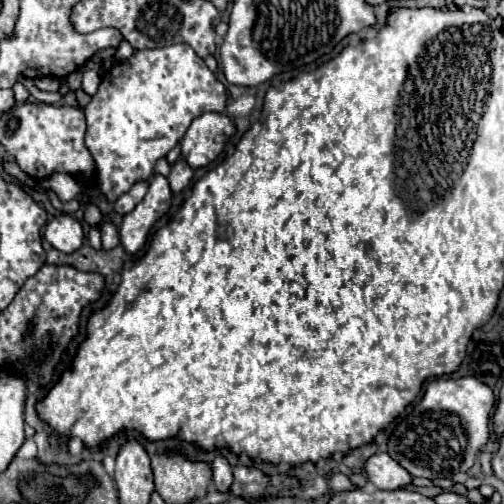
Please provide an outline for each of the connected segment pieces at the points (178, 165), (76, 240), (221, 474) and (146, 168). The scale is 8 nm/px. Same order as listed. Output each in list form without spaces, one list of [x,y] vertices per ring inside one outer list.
[[[178,159],[174,165],[172,165],[172,171],[168,175],[168,183],[170,183],[170,189],[172,193],[180,193],[192,179],[192,169],[188,167],[188,163],[184,159]]]
[[[58,215],[46,225],[44,239],[62,253],[74,253],[84,243],[84,227],[70,215]]]
[[[216,455],[216,459],[212,461],[212,475],[214,475],[216,489],[222,493],[228,493],[230,483],[232,483],[232,467],[222,455]]]
[[[186,43],[136,51],[130,59],[116,63],[108,73],[102,75],[98,91],[92,101],[84,107],[86,113],[86,147],[96,161],[98,187],[108,201],[116,201],[126,193],[136,181],[150,179],[154,175],[154,165],[160,157],[182,139],[190,121],[206,111],[224,113],[226,109],[226,87],[216,79],[216,75],[206,67],[206,63],[194,53]]]

